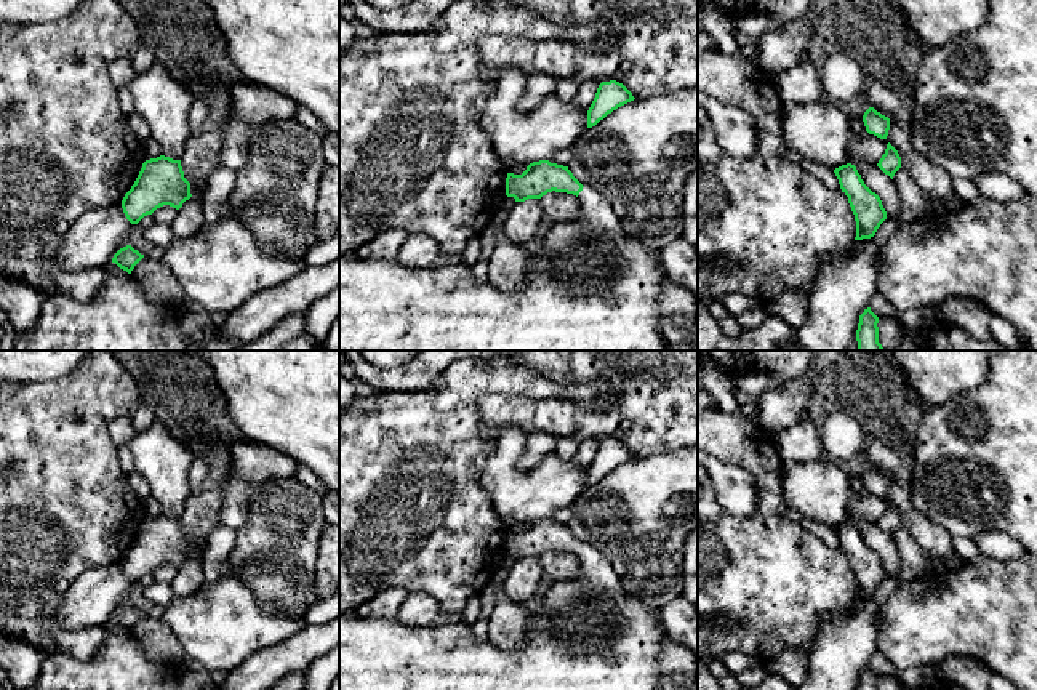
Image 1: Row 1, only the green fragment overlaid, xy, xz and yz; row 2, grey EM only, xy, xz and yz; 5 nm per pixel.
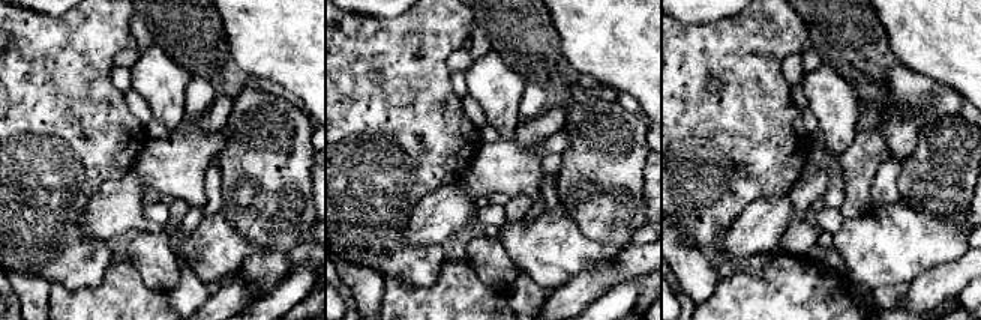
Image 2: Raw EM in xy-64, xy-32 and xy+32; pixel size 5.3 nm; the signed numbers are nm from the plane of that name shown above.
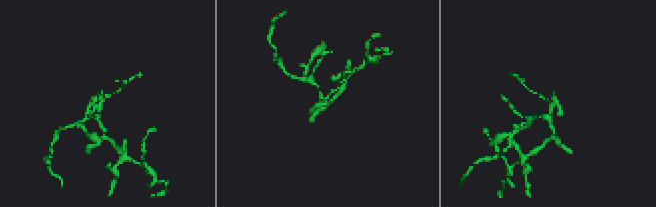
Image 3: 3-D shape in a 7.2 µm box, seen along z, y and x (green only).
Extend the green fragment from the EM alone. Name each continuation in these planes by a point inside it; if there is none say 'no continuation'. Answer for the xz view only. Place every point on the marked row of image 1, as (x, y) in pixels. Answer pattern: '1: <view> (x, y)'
1: xz (594, 287)

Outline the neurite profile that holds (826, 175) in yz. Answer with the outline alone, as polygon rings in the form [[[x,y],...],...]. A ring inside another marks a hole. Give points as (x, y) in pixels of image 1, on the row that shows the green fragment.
[[[808,158],[803,160],[800,165],[807,173],[816,176],[824,186],[827,186],[832,191],[842,191],[839,179],[832,168],[827,168],[824,165],[819,165],[816,162],[811,162]]]

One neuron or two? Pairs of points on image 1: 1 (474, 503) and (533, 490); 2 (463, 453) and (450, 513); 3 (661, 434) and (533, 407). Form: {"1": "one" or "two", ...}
{"1": "two", "2": "one", "3": "one"}

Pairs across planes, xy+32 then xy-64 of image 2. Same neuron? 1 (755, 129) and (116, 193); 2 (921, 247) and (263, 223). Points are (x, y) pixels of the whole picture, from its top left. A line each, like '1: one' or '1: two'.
1: two
2: two

